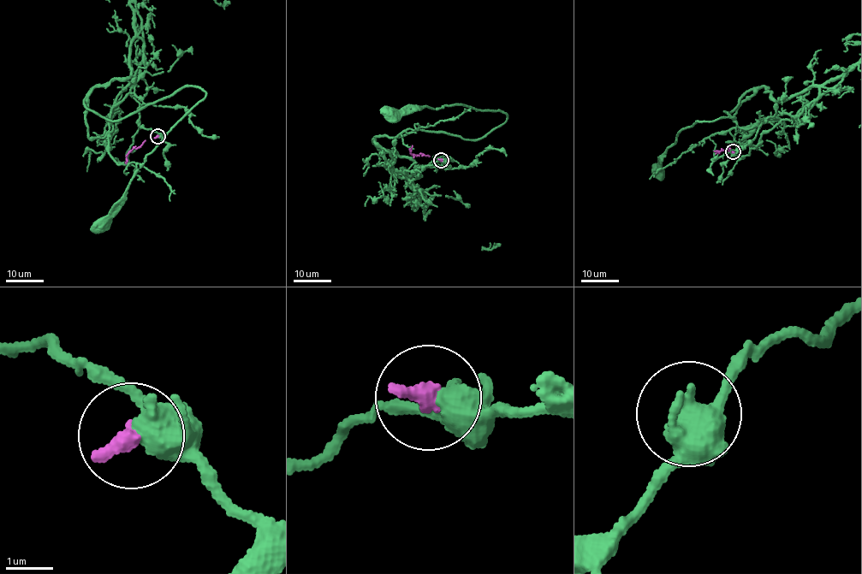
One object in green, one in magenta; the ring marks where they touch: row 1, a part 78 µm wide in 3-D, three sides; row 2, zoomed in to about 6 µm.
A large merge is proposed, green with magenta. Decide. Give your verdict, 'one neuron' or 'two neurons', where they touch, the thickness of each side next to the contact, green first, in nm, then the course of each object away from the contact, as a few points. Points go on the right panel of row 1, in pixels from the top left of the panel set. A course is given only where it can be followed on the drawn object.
two neurons | (733, 151) | 440/360 nm | green via (732, 152), (757, 144), (780, 120), (764, 86), (724, 112), (734, 119), (680, 129), (657, 172) | magenta via (733, 151), (730, 148), (714, 150)

